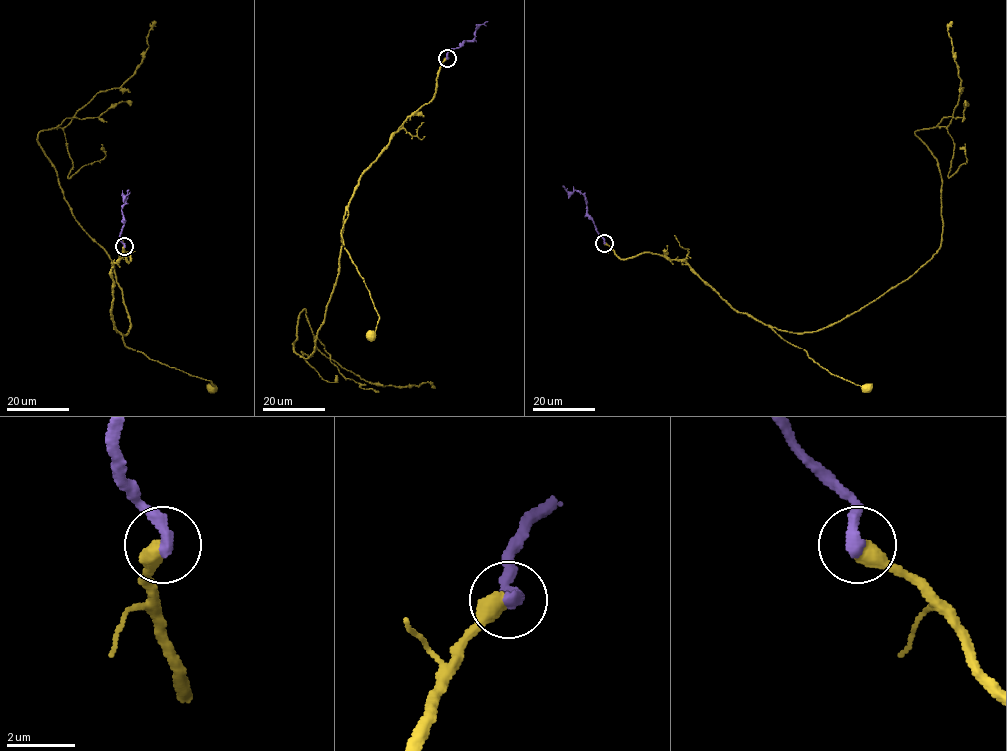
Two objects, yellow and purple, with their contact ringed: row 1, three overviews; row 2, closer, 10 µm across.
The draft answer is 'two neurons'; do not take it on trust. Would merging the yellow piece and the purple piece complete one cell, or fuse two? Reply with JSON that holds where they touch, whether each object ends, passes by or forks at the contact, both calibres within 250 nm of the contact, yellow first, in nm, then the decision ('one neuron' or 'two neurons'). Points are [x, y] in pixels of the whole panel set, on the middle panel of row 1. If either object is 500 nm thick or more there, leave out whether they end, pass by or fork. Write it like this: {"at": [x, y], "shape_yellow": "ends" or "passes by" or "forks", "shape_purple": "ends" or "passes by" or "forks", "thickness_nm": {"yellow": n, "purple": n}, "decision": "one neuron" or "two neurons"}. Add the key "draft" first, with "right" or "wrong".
{"draft": "wrong", "at": [447, 58], "shape_yellow": "ends", "shape_purple": "ends", "thickness_nm": {"yellow": 480, "purple": 400}, "decision": "one neuron"}

